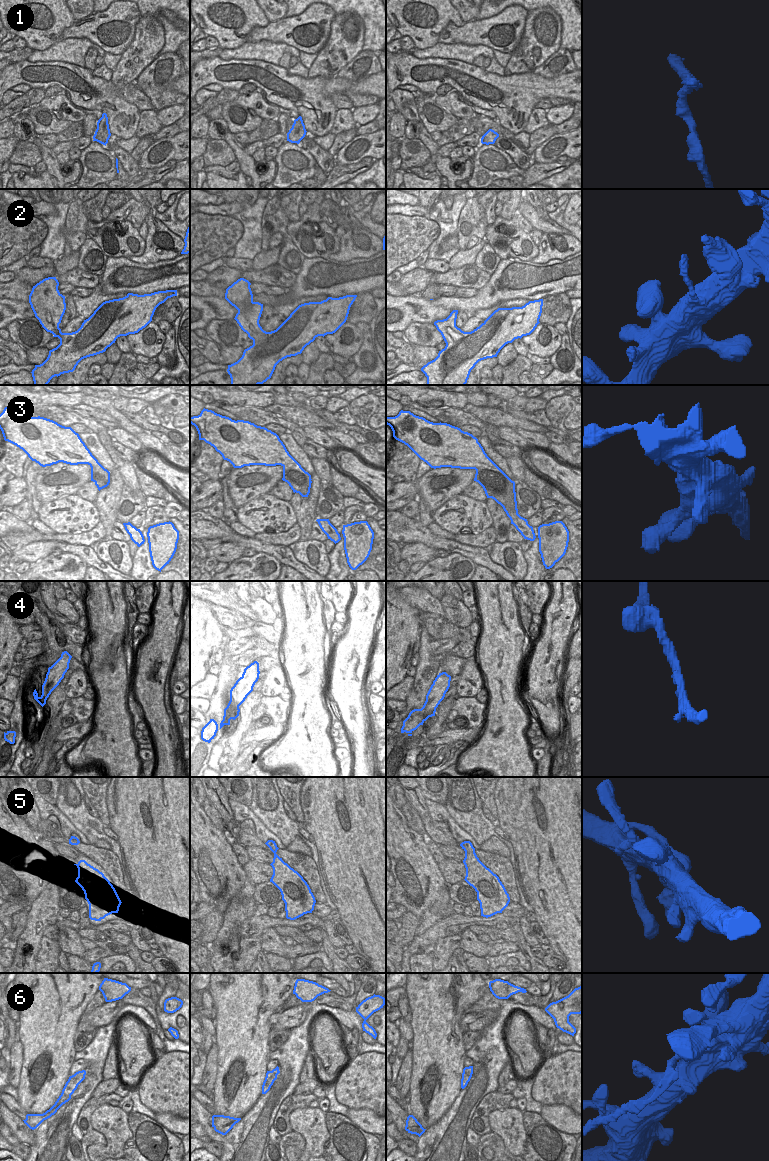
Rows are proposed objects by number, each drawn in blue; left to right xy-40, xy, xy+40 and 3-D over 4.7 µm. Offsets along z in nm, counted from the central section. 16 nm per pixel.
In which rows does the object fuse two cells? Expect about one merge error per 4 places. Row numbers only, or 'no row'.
1, 6

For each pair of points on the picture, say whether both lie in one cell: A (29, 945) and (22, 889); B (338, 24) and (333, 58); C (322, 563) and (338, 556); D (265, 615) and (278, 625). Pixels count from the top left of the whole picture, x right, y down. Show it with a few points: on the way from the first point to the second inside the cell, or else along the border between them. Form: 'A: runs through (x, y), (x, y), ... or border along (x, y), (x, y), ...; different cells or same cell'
A: border along (44, 884), (39, 895), (30, 904); different cells
B: runs through (338, 32), (338, 50); same cell
C: border along (327, 554), (329, 570); different cells
D: border along (277, 617), (271, 624); different cells

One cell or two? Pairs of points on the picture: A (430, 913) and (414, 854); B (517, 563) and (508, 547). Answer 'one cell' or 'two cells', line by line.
A: two cells
B: one cell

